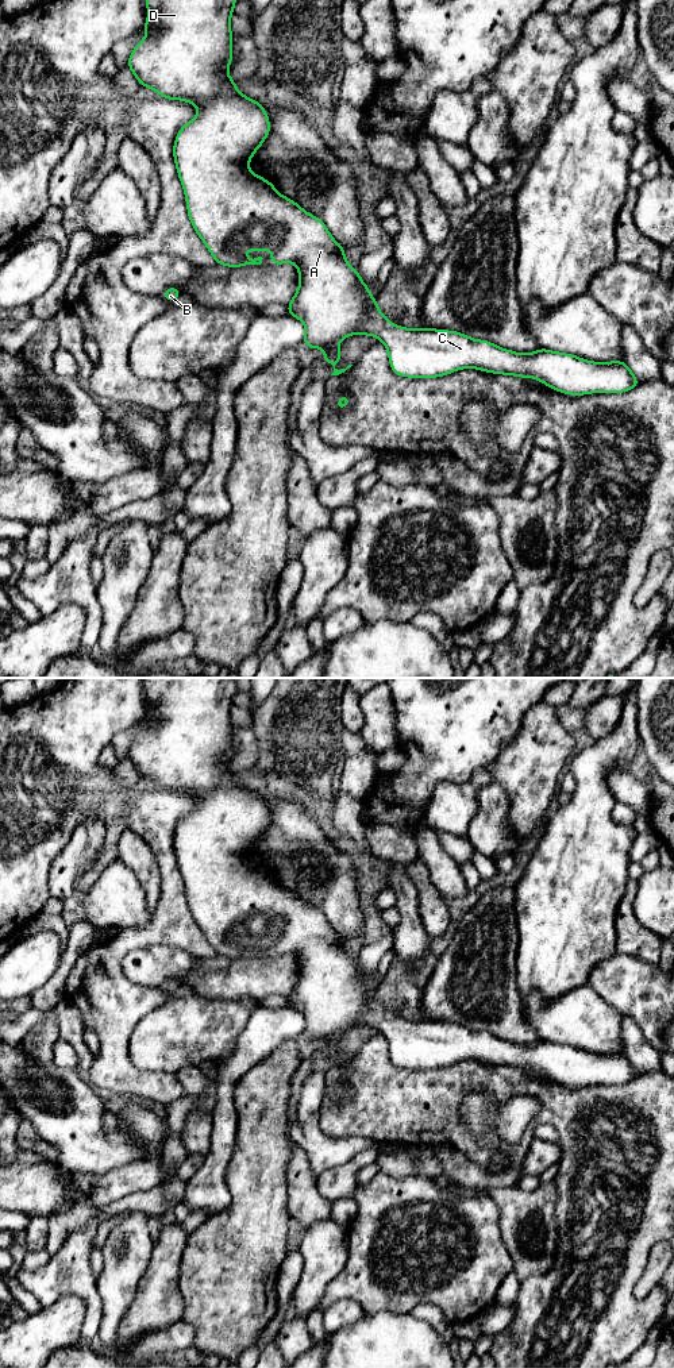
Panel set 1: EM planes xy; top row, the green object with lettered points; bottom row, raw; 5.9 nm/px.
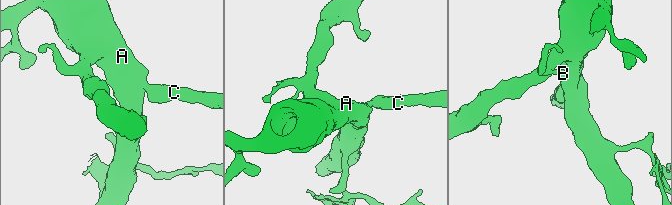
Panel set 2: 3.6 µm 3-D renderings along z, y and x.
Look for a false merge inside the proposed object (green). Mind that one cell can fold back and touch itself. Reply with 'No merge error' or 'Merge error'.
No merge error

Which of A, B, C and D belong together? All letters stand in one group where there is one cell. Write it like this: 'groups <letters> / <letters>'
groups A B C D

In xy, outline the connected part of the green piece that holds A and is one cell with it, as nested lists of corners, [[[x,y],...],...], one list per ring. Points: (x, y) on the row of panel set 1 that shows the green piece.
[[[146,0],[146,8],[149,12],[149,18],[145,22],[143,27],[140,30],[147,30],[149,34],[135,45],[128,61],[127,66],[131,69],[132,74],[138,80],[140,85],[143,85],[147,89],[155,89],[161,97],[169,99],[169,100],[182,100],[188,101],[193,105],[196,105],[200,112],[195,116],[193,120],[185,123],[181,130],[178,131],[174,146],[173,146],[173,157],[177,167],[177,173],[181,181],[181,185],[184,188],[185,199],[186,199],[186,208],[188,208],[188,217],[193,224],[193,228],[196,234],[200,236],[200,239],[204,242],[208,251],[212,254],[217,265],[228,266],[228,267],[240,267],[240,266],[249,266],[249,265],[261,265],[262,257],[249,259],[246,255],[243,255],[242,250],[271,250],[274,255],[269,258],[269,263],[271,265],[282,265],[286,262],[293,262],[296,267],[299,269],[300,275],[300,284],[296,290],[296,294],[293,296],[292,301],[286,305],[288,307],[288,315],[300,319],[305,325],[305,338],[303,343],[307,348],[326,348],[326,354],[321,357],[323,361],[331,363],[334,366],[334,373],[331,375],[339,375],[344,373],[347,369],[350,369],[353,365],[348,365],[346,369],[338,370],[335,367],[335,363],[342,359],[340,347],[338,343],[343,340],[344,338],[350,335],[369,335],[375,336],[380,339],[388,348],[388,358],[390,363],[392,371],[398,377],[409,377],[409,378],[436,378],[442,375],[447,375],[450,373],[454,373],[457,370],[473,367],[477,370],[482,370],[485,373],[494,373],[494,374],[505,374],[505,375],[516,375],[521,378],[534,378],[538,381],[542,381],[546,386],[550,389],[554,389],[556,392],[562,392],[565,394],[571,396],[584,396],[589,393],[623,393],[628,392],[631,389],[635,389],[639,386],[639,379],[633,375],[632,370],[628,367],[628,365],[624,361],[613,361],[613,362],[590,362],[586,359],[582,359],[577,355],[570,355],[566,352],[558,352],[551,351],[546,348],[539,348],[531,354],[519,354],[512,350],[504,350],[497,344],[490,343],[489,340],[478,340],[469,338],[465,334],[461,334],[458,331],[446,331],[446,330],[435,330],[435,328],[404,328],[400,325],[393,325],[392,321],[385,317],[377,305],[377,298],[370,296],[370,288],[365,285],[362,281],[358,269],[354,270],[346,261],[344,247],[342,247],[330,234],[326,224],[321,219],[312,216],[309,212],[304,211],[296,201],[280,194],[274,185],[262,178],[261,176],[254,174],[249,169],[249,161],[253,158],[254,153],[262,146],[263,140],[270,134],[270,120],[266,113],[266,109],[262,104],[259,104],[255,100],[251,100],[246,97],[240,90],[235,88],[235,81],[227,74],[228,66],[232,63],[232,31],[230,26],[231,15],[234,14],[234,4],[238,0]]]

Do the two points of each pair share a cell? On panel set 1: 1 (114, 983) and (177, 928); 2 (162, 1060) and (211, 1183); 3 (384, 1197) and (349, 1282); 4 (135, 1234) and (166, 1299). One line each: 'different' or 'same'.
1: same
2: different
3: same
4: different

